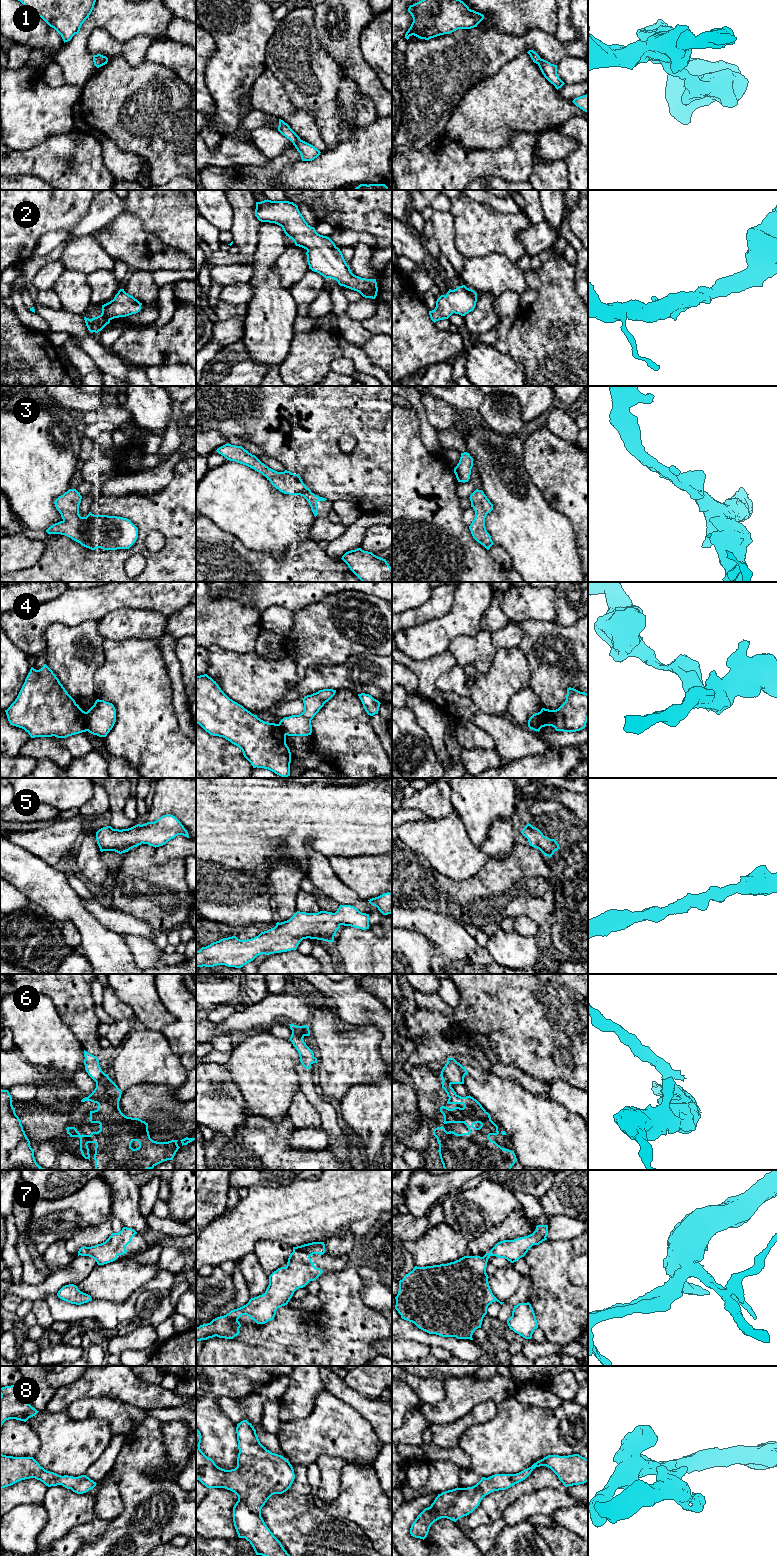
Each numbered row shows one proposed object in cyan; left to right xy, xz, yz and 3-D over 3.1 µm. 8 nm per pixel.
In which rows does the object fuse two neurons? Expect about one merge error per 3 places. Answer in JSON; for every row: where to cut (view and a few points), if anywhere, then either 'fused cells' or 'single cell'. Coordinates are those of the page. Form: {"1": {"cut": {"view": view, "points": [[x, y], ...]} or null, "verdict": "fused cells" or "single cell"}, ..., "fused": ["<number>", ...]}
{"1": {"cut": null, "verdict": "single cell"}, "2": {"cut": null, "verdict": "single cell"}, "3": {"cut": null, "verdict": "single cell"}, "4": {"cut": {"view": "xy", "points": [[87, 712], [85, 730]]}, "verdict": "fused cells"}, "5": {"cut": null, "verdict": "single cell"}, "6": {"cut": {"view": "xy", "points": [[108, 1077], [96, 1082]]}, "verdict": "fused cells"}, "7": {"cut": null, "verdict": "single cell"}, "8": {"cut": null, "verdict": "single cell"}, "fused": ["4", "6"]}

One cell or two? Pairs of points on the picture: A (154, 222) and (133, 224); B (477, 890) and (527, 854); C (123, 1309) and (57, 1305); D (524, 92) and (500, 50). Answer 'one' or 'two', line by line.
A: two
B: one
C: one
D: two

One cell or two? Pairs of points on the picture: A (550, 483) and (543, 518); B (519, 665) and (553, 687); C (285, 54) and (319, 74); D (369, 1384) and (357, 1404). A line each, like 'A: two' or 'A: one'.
A: two
B: two
C: one
D: two

